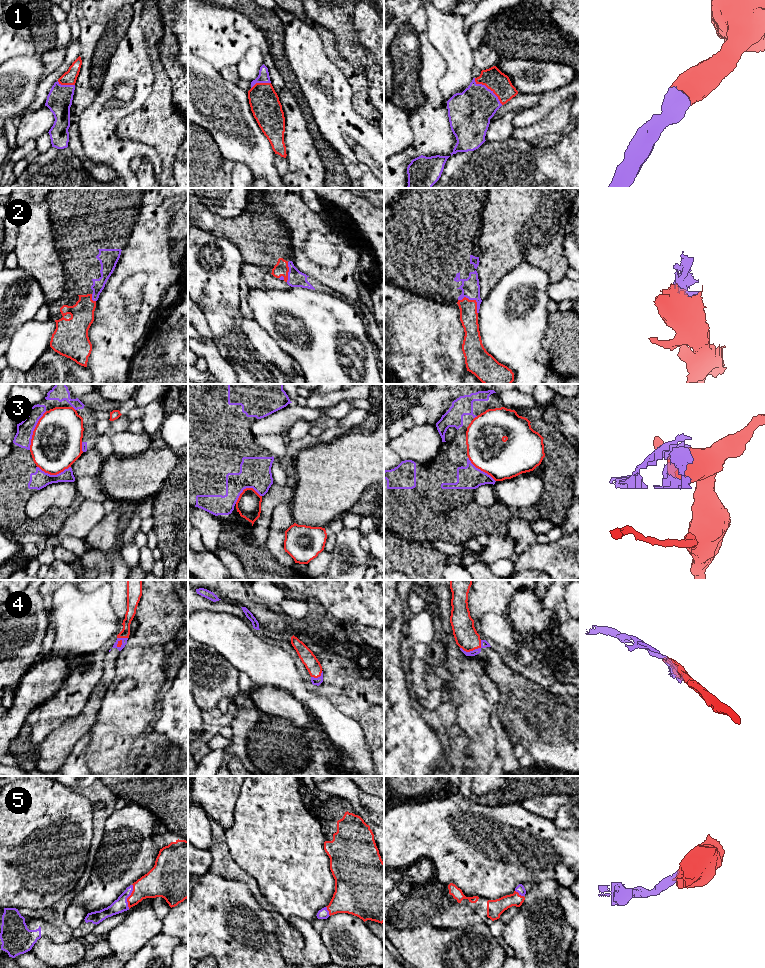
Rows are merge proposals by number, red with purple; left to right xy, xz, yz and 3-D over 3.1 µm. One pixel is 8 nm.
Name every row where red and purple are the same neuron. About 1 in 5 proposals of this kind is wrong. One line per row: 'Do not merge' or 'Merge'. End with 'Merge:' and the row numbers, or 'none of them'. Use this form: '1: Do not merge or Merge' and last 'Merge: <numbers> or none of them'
1: Merge
2: Merge
3: Do not merge
4: Merge
5: Merge
Merge: 1, 2, 4, 5

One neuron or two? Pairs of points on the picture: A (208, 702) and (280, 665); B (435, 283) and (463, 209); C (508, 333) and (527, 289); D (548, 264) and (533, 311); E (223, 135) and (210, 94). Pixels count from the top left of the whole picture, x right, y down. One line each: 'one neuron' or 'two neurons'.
A: two neurons
B: one neuron
C: one neuron
D: two neurons
E: one neuron

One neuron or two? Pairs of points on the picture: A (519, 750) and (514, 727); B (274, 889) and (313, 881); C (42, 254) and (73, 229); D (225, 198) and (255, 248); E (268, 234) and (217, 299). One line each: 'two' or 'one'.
A: two
B: one
C: two
D: two
E: two

